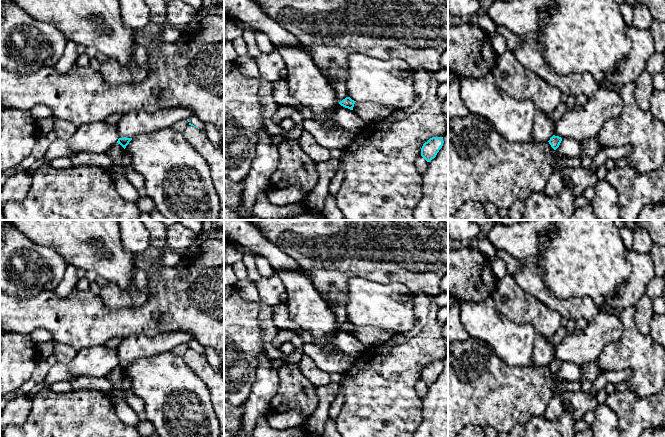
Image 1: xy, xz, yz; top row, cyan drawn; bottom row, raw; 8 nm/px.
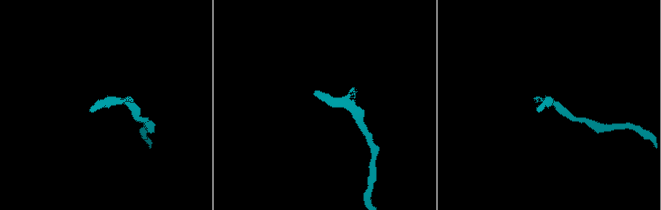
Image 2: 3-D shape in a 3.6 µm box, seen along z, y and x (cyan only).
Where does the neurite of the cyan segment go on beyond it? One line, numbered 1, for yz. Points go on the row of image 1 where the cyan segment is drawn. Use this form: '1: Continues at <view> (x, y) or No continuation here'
1: No continuation here

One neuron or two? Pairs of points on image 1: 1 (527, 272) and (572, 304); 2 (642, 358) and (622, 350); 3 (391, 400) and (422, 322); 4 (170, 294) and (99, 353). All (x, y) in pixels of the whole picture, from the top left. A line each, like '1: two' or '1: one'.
1: one
2: one
3: one
4: two

